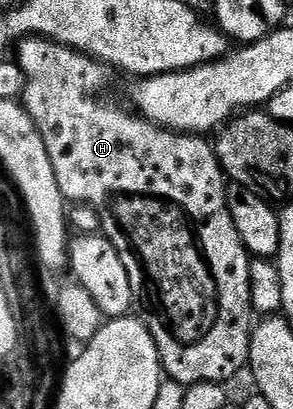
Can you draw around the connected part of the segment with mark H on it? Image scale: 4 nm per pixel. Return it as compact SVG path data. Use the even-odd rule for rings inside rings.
M32 37L24 39L18 44L17 52L19 51L19 57L17 57L18 67L25 77L25 85L23 86L23 94L21 96L21 104L24 110L27 111L29 117L34 121L36 129L39 131L41 137L44 139L45 149L48 150L49 161L52 162L53 172L56 173L57 185L60 186L60 191L63 194L65 200L70 201L72 204L87 204L96 211L99 215L99 227L102 234L107 236L108 241L113 245L113 249L117 249L117 253L121 257L121 265L125 265L125 273L129 273L129 285L133 289L133 304L136 308L143 307L141 312L141 318L144 325L149 329L149 333L153 337L153 341L157 345L159 350L159 362L163 364L163 370L166 378L175 379L179 383L184 385L190 385L193 383L222 383L226 384L227 379L231 379L239 370L248 366L251 357L251 332L253 330L253 312L251 309L251 290L249 289L249 269L251 268L252 256L247 254L245 245L241 241L241 237L237 233L237 229L233 225L233 217L229 213L229 205L227 204L227 188L229 186L229 180L224 172L223 166L219 164L219 156L215 154L215 148L210 142L206 143L206 138L200 137L195 133L180 133L178 131L168 131L165 127L159 127L155 123L151 123L148 119L144 119L142 115L138 113L132 113L130 110L122 111L119 107L114 107L111 103L98 103L95 98L102 93L107 87L107 74L109 74L109 68L107 64L99 62L97 59L92 59L90 55L83 55L79 51L75 51L71 47L66 47L60 43L53 42L52 39L40 39L38 37Z

